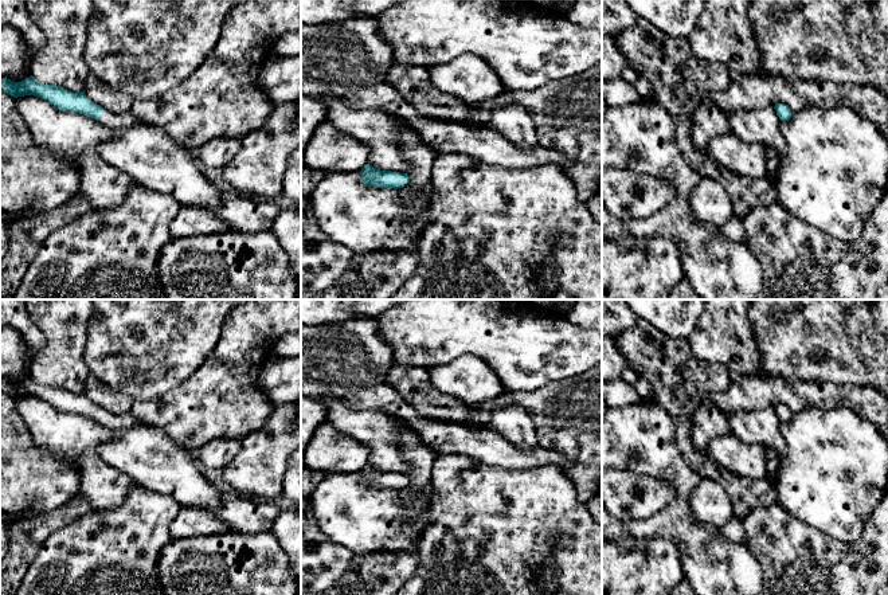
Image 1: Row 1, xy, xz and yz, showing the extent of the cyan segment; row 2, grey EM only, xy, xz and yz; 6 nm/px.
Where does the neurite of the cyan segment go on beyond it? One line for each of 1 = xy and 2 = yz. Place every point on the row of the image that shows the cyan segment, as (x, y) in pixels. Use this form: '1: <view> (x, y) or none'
1: xy (110, 120)
2: none

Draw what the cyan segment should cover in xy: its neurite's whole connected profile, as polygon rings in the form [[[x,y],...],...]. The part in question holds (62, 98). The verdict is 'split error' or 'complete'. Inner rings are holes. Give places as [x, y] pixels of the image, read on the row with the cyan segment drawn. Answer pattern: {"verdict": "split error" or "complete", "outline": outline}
{"verdict": "split error", "outline": [[[32,75],[21,82],[0,78],[0,93],[7,93],[13,98],[35,95],[50,102],[62,111],[89,116],[102,122],[109,129],[142,124],[132,110],[121,114],[110,113],[89,99],[83,91],[77,94],[60,86],[44,85],[38,82]]]}

